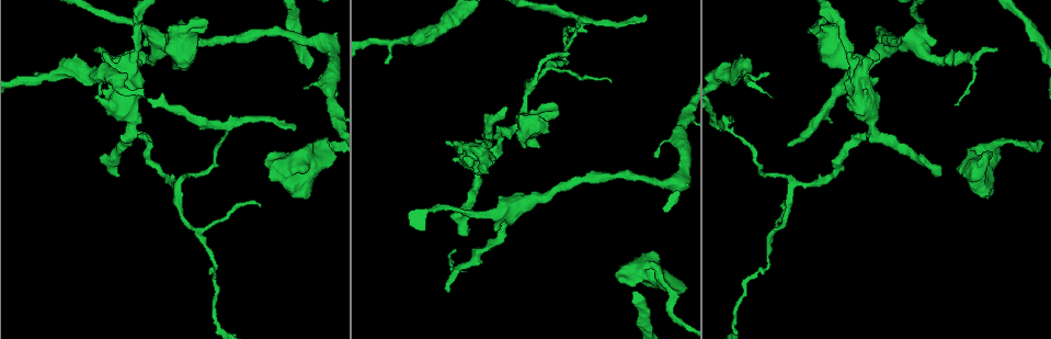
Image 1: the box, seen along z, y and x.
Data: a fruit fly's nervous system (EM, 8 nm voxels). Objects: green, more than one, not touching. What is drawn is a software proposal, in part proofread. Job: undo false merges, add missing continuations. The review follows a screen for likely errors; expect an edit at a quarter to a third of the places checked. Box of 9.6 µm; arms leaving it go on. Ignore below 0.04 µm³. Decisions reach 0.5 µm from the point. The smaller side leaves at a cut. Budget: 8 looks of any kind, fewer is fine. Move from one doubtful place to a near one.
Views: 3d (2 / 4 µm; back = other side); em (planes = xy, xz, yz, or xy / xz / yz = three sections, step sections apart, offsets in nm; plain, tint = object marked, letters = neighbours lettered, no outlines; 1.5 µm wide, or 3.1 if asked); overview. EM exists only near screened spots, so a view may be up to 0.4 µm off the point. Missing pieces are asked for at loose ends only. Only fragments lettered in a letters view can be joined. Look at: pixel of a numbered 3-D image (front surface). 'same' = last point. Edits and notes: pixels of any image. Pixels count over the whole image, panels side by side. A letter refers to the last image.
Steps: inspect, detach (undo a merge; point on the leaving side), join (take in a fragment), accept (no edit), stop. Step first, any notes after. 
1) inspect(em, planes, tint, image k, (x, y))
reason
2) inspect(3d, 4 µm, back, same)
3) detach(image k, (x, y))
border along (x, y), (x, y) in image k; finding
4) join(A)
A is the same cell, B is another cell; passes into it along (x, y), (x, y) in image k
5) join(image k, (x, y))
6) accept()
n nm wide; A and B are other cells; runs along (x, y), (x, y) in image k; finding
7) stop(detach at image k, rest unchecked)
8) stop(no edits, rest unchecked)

inspect(em, planes, plain, image 1, (275, 166))
calibre changes

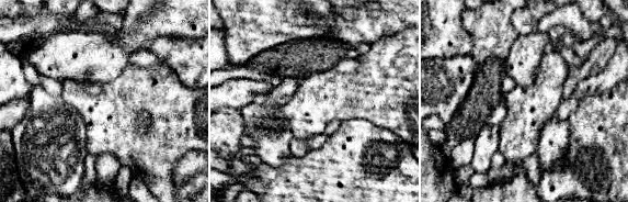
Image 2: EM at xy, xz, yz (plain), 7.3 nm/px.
inspect(em, planes, tint, same)
where the object lies

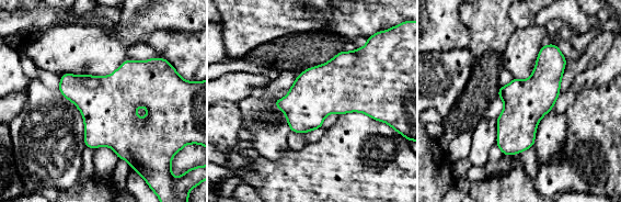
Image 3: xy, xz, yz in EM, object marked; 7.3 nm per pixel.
inspect(em, planes, letters, same)

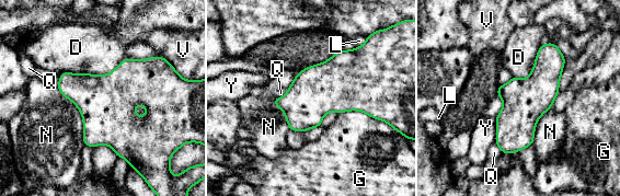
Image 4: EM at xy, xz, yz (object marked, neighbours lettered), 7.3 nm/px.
accept()
D touches over 500 nm; D, G, L, N, Q, V and Y are other cells; border along (125, 58), (103, 75), (59, 76) in image 4; all the same neuron

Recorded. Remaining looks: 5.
inspect(em, xz, step 4, plain, image 1, (577, 20))
abrupt turn

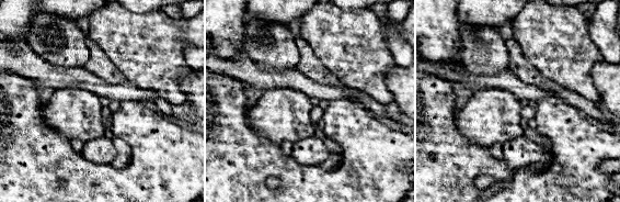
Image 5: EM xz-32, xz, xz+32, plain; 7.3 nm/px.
inspect(em, xz, step 4, letters, same)
what lies round it

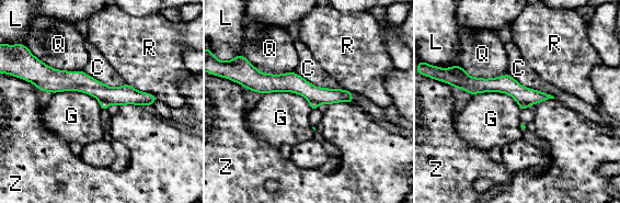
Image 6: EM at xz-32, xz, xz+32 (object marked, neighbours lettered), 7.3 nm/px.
detach(image 6, (78, 80))
130 nm wide; C touches over 400 nm; C, G, L, Q, R and Z are other cells; two neurons meet here

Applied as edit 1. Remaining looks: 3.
inspect(em, xz, step 4, letters, image 1, (453, 251))

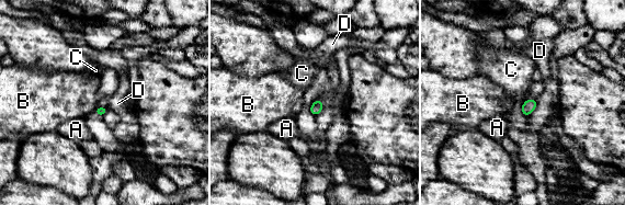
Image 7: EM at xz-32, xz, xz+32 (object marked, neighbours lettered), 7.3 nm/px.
accept()
A, B, C and D are other cells; border along (318, 99), (324, 107) in image 7; none of them fits

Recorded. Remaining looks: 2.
stop(detach at image 6, rest unchecked)

